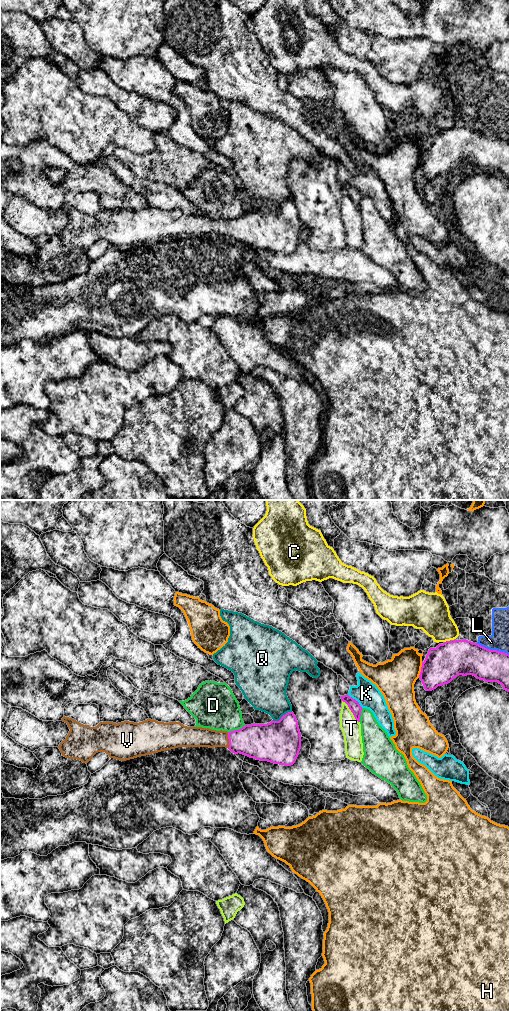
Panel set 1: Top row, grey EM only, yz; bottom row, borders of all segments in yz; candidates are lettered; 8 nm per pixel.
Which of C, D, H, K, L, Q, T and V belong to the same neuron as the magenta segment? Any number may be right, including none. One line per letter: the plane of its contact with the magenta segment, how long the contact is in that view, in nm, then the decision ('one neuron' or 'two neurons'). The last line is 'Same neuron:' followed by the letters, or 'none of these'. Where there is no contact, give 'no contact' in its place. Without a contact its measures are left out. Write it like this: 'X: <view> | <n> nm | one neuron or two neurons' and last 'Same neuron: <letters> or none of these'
C: yz | 50 nm | two neurons
D: yz | 160 nm | two neurons
H: yz | 120 nm | two neurons
K: yz | 170 nm | two neurons
L: yz | 280 nm | two neurons
Q: yz | 180 nm | two neurons
T: yz | 240 nm | two neurons
V: yz | 140 nm | one neuron
Same neuron: V

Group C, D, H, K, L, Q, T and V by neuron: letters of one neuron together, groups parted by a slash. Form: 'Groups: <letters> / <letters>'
Groups: C / D / H / K / L / Q / T / V

